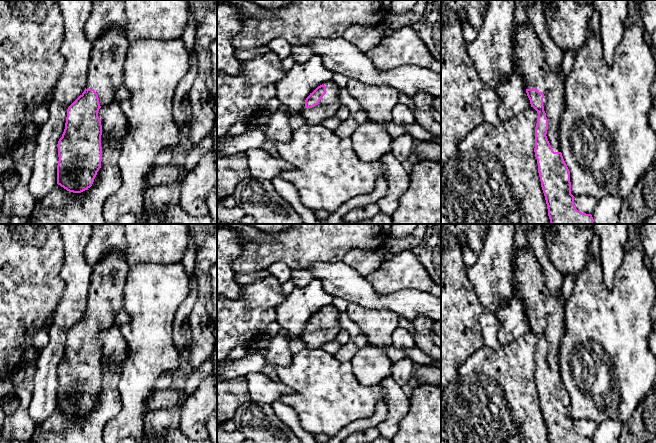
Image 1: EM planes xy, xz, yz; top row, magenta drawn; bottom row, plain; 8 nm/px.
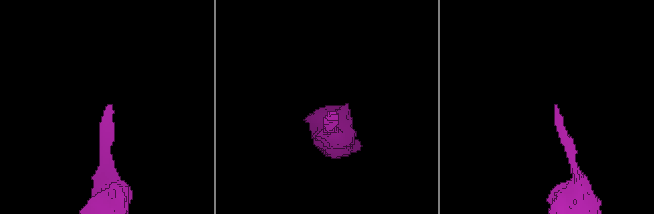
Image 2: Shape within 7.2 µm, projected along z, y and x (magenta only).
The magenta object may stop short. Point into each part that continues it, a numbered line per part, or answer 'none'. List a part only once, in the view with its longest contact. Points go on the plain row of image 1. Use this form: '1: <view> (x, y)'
1: yz (530, 282)

